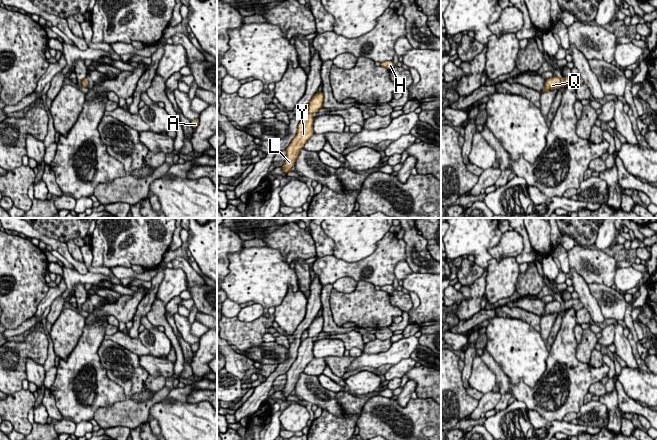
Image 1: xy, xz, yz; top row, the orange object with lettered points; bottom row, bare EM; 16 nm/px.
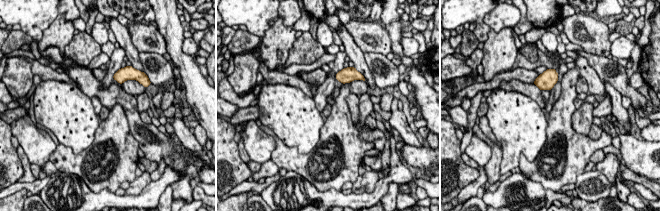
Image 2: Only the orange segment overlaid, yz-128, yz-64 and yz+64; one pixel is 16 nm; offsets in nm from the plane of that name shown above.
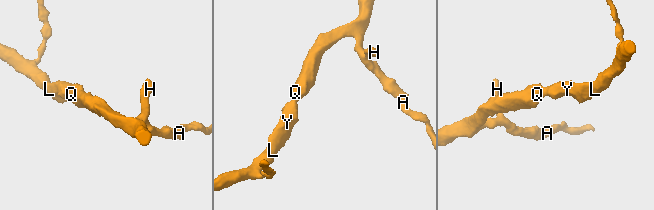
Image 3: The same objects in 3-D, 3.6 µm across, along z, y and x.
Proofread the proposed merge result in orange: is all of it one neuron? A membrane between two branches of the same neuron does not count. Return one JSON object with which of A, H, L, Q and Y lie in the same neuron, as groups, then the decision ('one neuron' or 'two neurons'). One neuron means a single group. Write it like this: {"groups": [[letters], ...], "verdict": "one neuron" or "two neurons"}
{"groups": [["A", "H", "L", "Q", "Y"]], "verdict": "one neuron"}

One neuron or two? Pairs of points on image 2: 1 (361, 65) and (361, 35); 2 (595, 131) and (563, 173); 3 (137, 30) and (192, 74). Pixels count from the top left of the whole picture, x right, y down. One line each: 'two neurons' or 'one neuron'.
1: two neurons
2: two neurons
3: two neurons

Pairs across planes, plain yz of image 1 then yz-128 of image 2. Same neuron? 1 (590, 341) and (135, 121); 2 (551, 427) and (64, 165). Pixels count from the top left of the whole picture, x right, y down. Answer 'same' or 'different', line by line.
1: different
2: different

